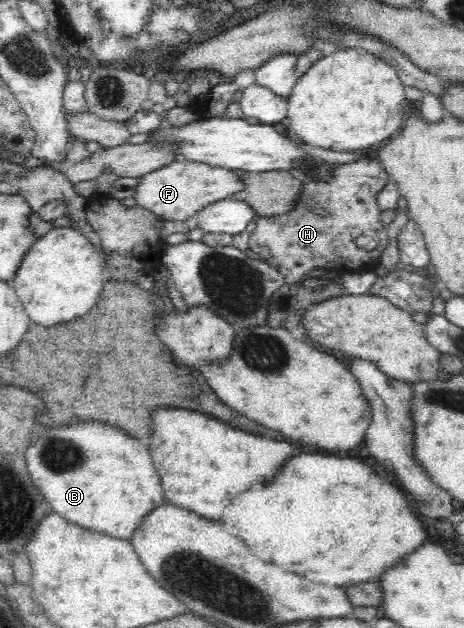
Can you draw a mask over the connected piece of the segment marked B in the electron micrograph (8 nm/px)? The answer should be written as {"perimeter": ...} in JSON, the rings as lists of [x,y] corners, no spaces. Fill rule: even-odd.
{"perimeter":[[[89,421],[89,423],[75,422],[70,426],[57,428],[48,426],[42,432],[39,443],[27,449],[25,459],[35,485],[41,489],[41,493],[49,501],[53,512],[86,530],[129,540],[151,511],[167,503],[159,474],[155,471],[156,467],[153,465],[147,445],[103,423]]]}

